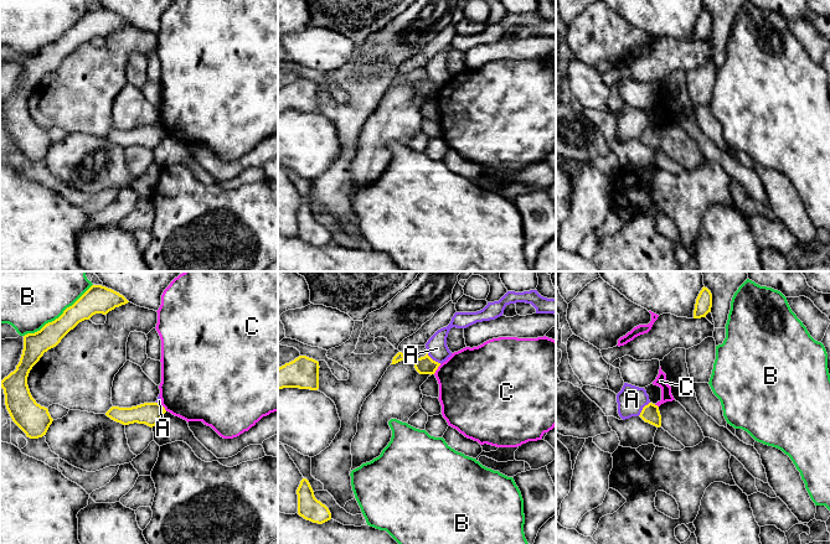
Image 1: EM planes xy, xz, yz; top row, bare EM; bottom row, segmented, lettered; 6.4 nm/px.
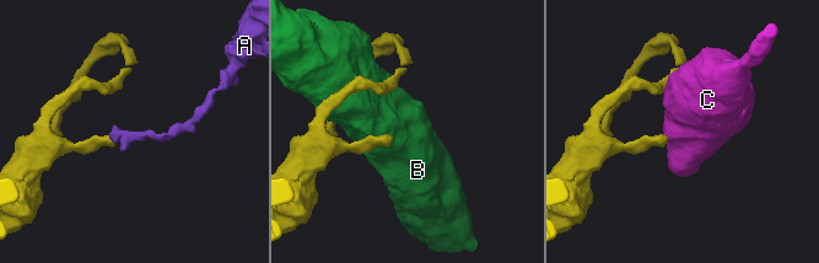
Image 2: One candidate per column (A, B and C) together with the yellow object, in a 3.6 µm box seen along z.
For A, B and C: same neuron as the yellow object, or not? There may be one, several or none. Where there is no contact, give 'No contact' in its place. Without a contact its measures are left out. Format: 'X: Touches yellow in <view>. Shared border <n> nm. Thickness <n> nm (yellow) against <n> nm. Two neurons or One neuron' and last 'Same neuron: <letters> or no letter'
A: Touches yellow in xz. Shared border 120 nm. Thickness 110 nm (yellow) against 140 nm. Two neurons
B: Touches yellow in xy. Shared border 550 nm. Thickness 160 nm (yellow) against 360 nm. Two neurons
C: Touches yellow in xz. Shared border 80 nm. Thickness 110 nm (yellow) against 440 nm. Two neurons
Same neuron: no letter

